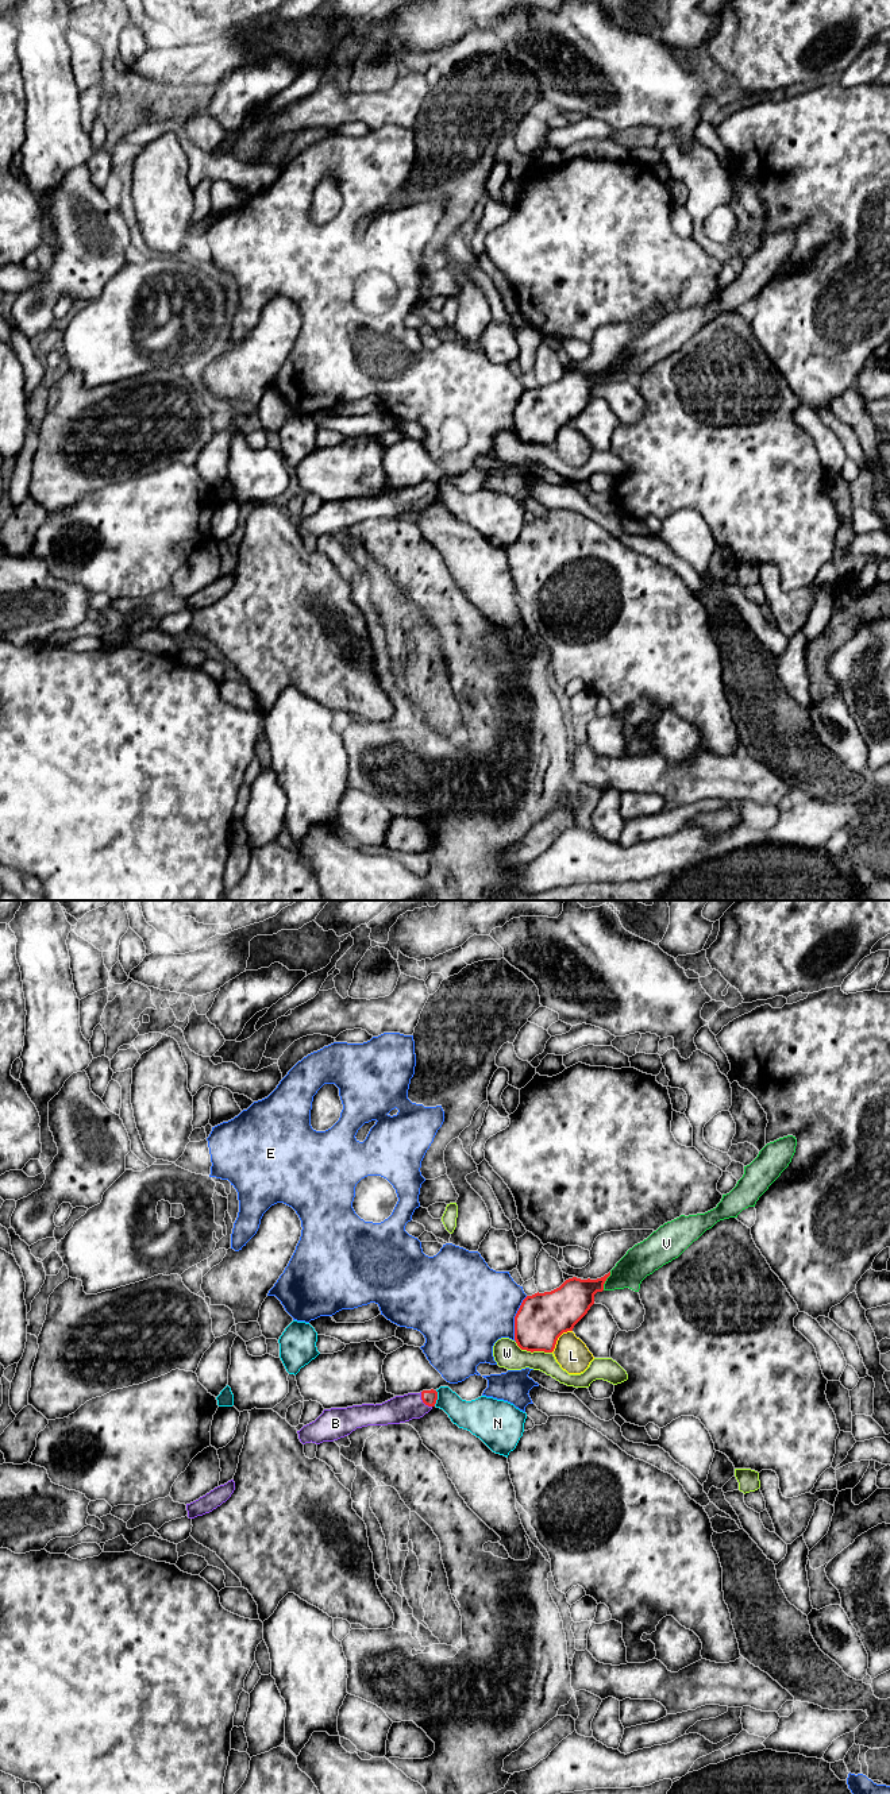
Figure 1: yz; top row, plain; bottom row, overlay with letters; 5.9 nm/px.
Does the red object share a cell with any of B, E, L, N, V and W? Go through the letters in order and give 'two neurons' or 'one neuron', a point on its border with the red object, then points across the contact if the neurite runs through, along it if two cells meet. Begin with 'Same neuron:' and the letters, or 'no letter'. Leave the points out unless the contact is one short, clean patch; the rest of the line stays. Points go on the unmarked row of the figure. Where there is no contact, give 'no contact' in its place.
Same neuron: B
B: one neuron; contact yz (423, 494); way yz (428, 490), (423, 494), (399, 502)
E: two neurons; contact yz (515, 412); border yz (527, 389), (515, 409), (515, 433)
L: two neurons; contact yz (558, 429); border yz (571, 423), (565, 424), (558, 431), (551, 444)
N: two neurons; contact yz (436, 492)
V: two neurons; contact yz (605, 373)
W: two neurons; contact yz (534, 443)

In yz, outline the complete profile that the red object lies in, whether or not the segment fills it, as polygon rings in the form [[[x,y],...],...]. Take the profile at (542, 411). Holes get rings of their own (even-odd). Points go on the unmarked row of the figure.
[[[610,364],[597,373],[566,373],[559,381],[527,389],[515,409],[515,433],[521,443],[552,445],[558,431],[587,406]]]

